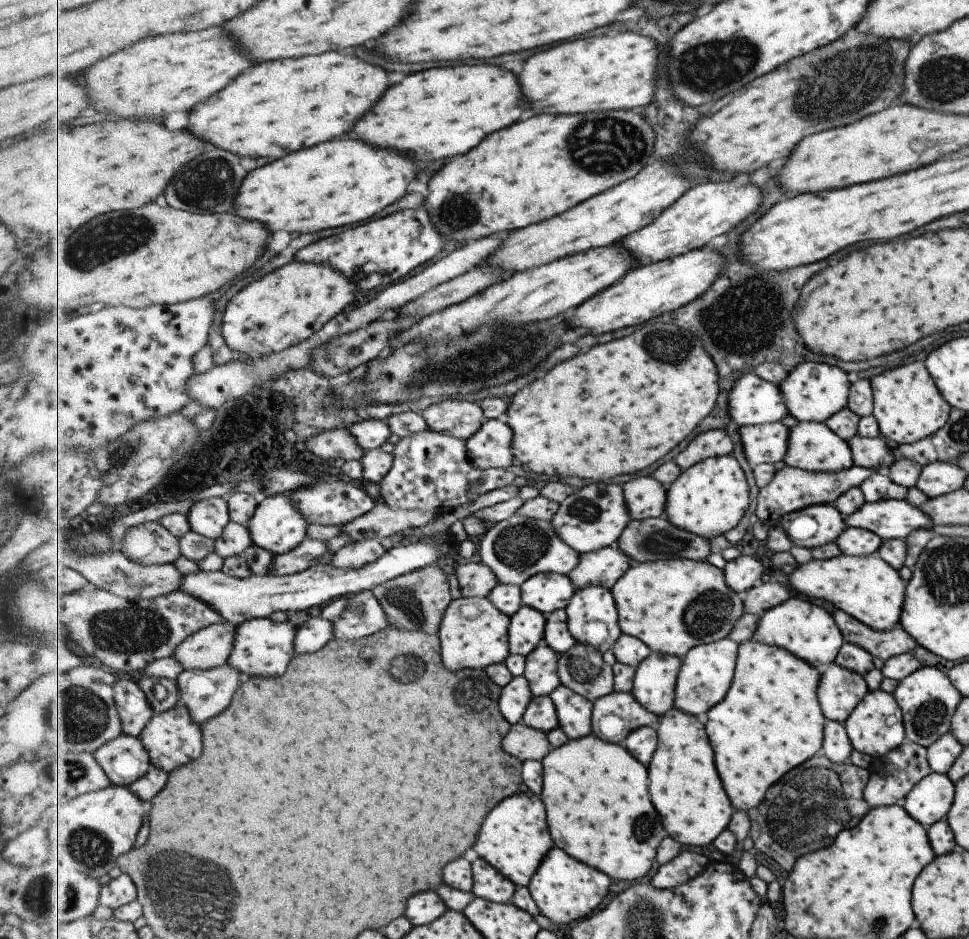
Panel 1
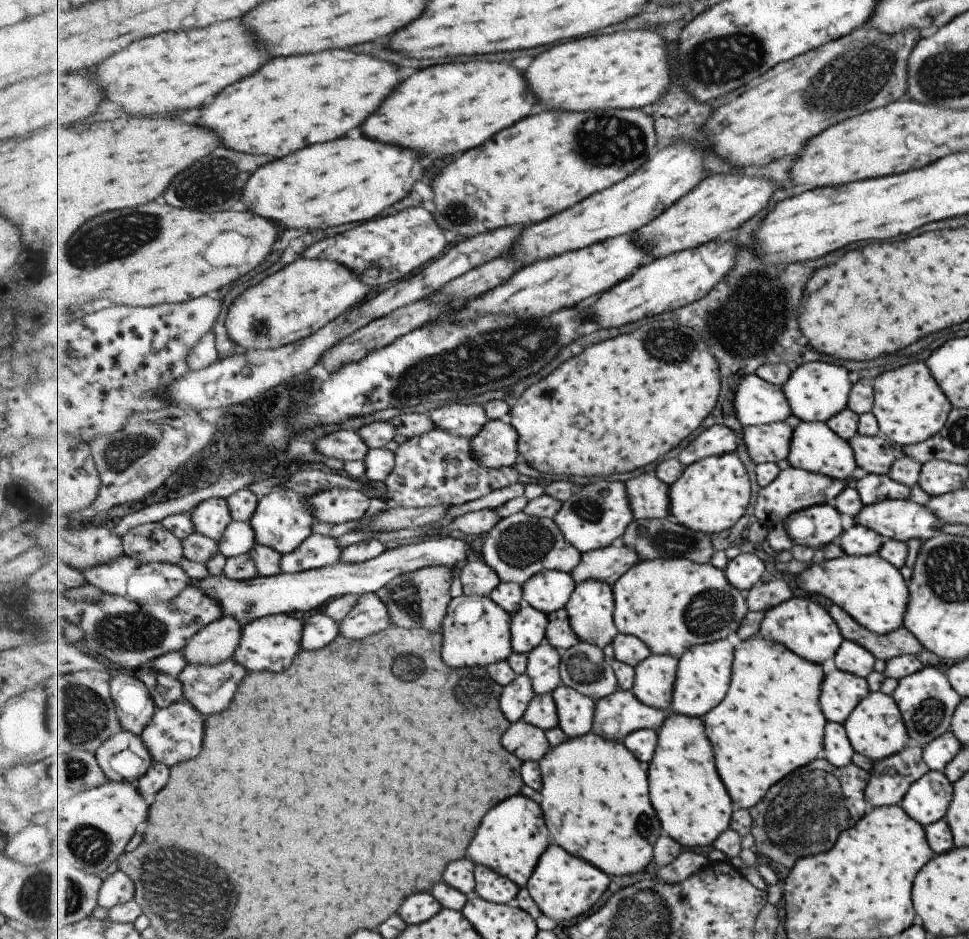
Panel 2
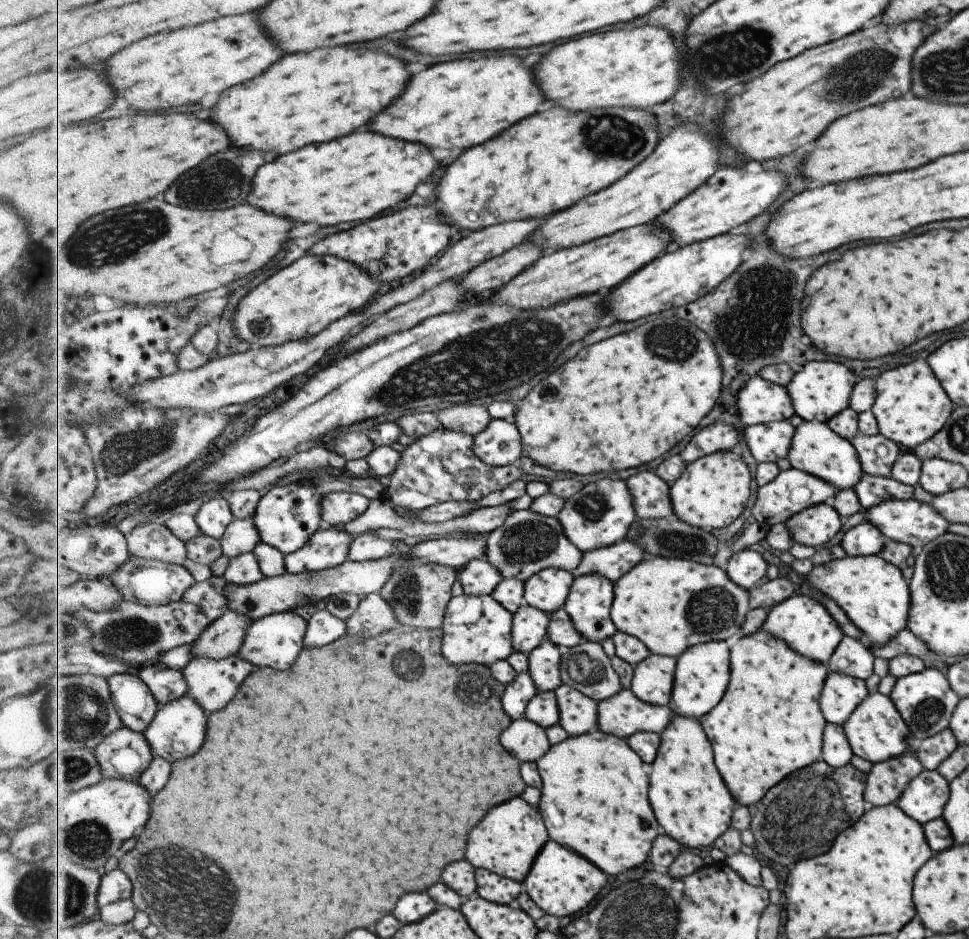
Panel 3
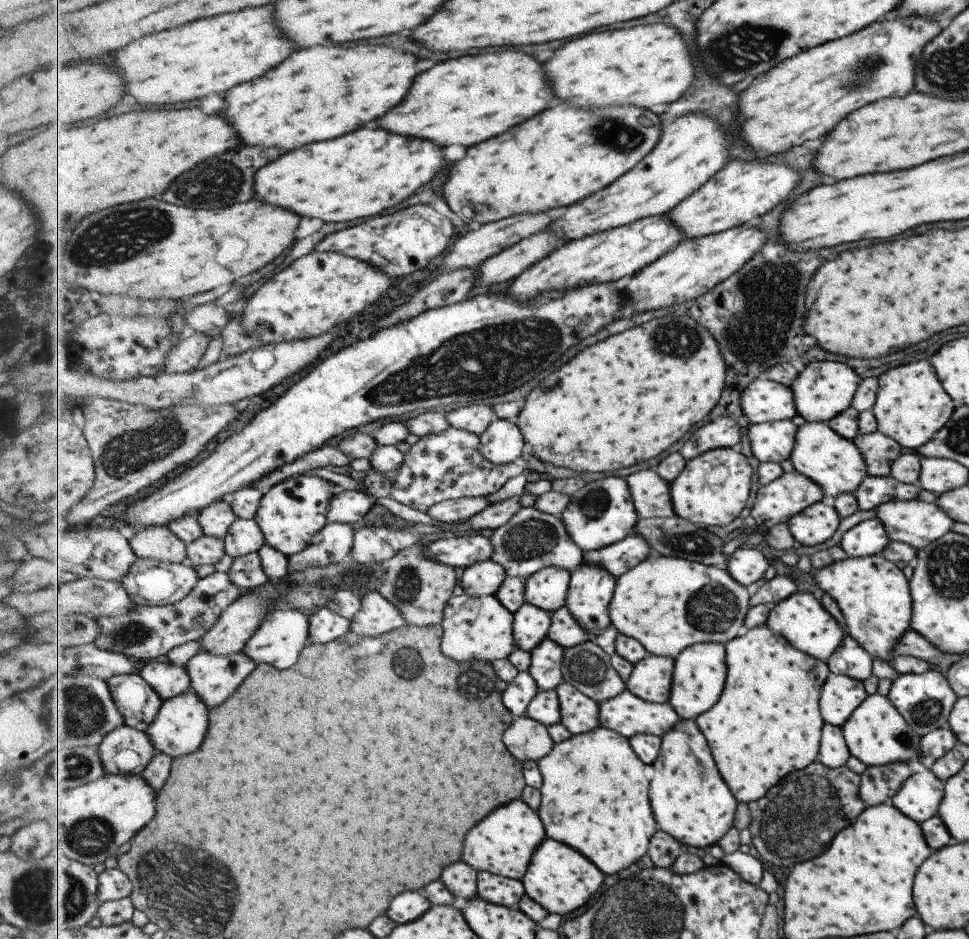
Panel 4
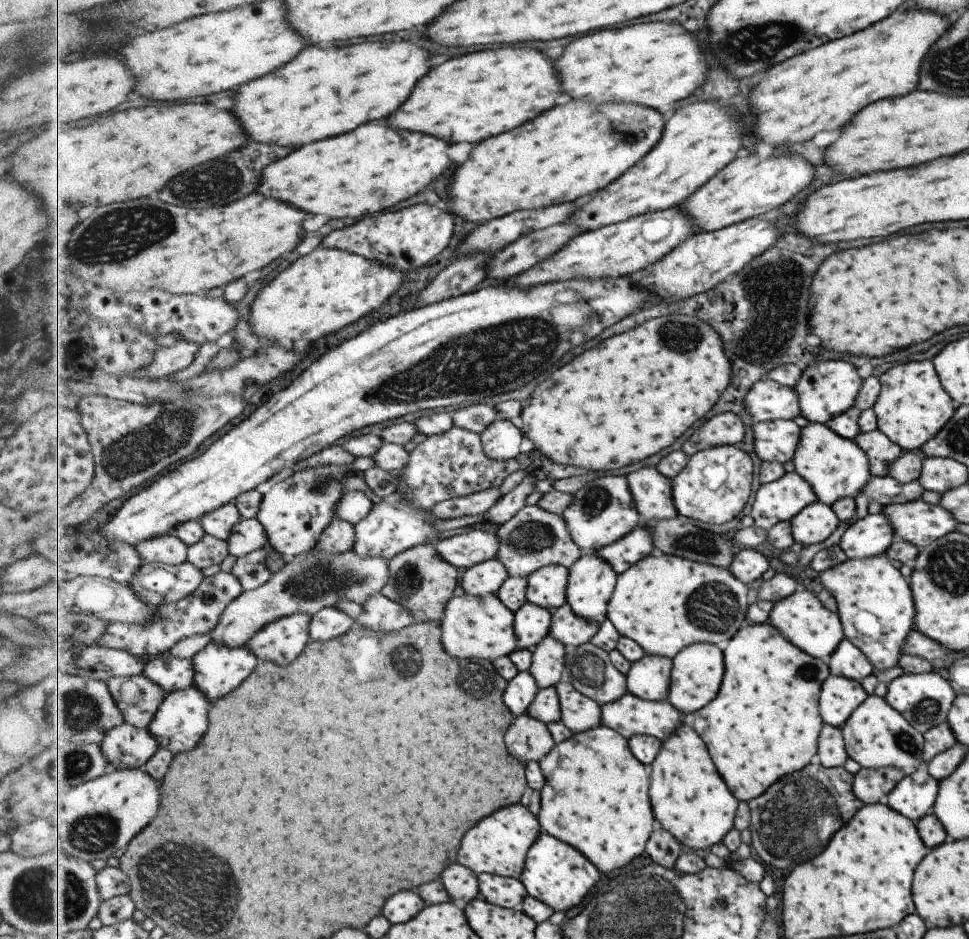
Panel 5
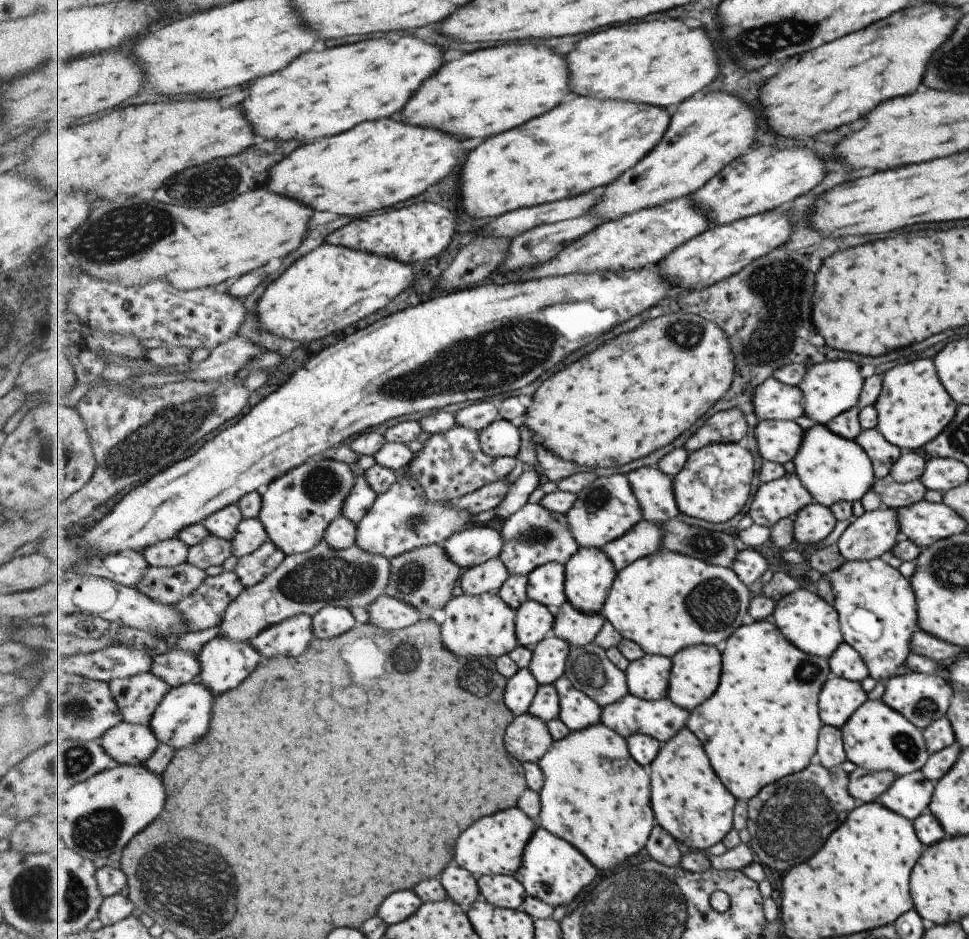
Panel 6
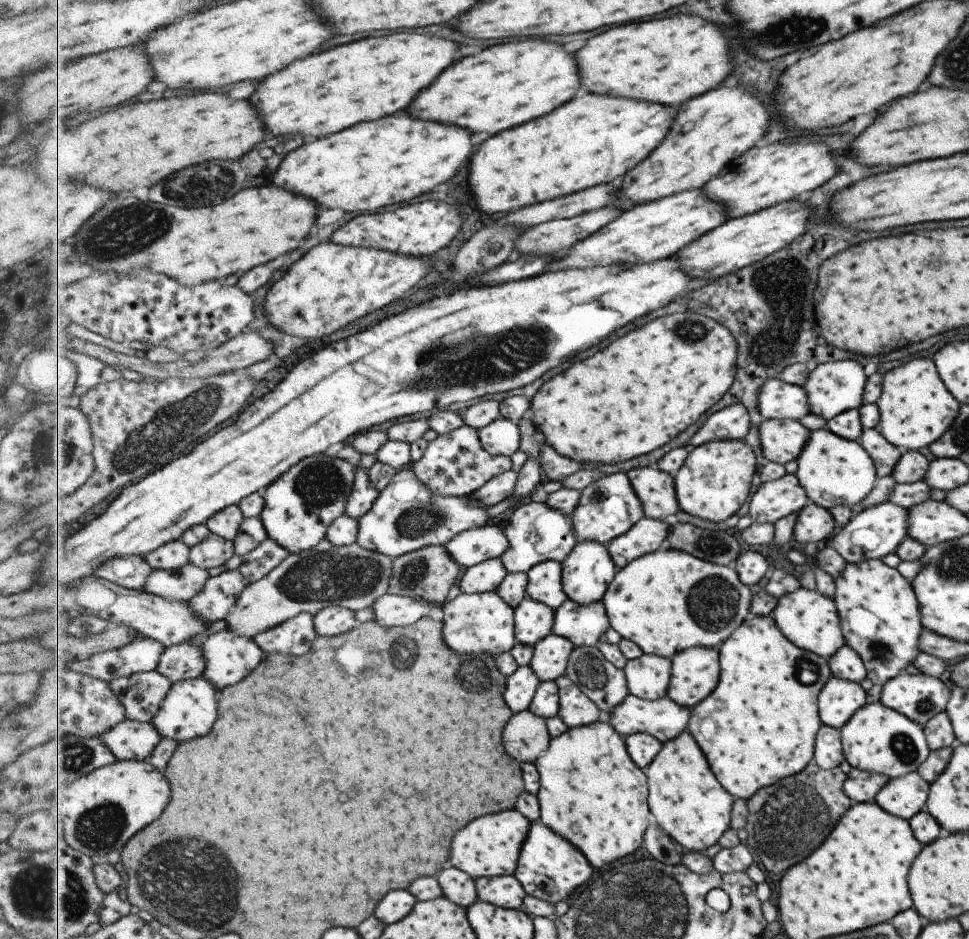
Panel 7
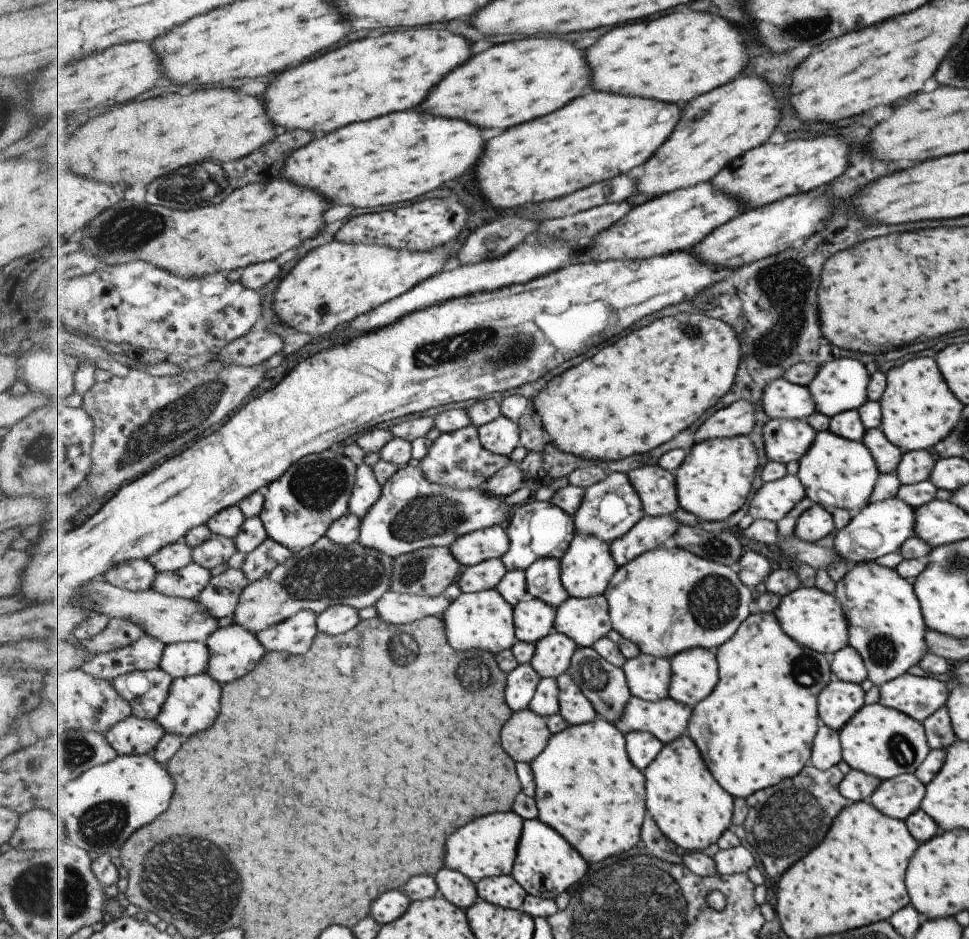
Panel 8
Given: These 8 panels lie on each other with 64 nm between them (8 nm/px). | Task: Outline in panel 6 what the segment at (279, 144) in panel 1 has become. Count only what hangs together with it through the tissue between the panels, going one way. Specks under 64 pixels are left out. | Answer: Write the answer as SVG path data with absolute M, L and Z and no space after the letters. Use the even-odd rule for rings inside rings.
M391 32L391 36L373 38L357 44L327 48L325 52L311 50L298 56L299 60L295 59L295 62L286 66L285 70L249 83L249 96L241 104L241 108L260 138L259 142L263 138L285 142L293 140L293 134L295 138L305 142L337 136L361 122L381 120L393 116L395 112L401 112L401 108L417 92L421 82L441 68L441 54L443 54L441 48L431 46L413 36L401 36L397 32Z

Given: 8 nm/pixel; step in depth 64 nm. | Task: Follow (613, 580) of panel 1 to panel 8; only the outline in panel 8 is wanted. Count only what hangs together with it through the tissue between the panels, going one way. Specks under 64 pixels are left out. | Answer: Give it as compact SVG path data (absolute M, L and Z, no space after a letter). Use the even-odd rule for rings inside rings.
M645 515L625 536L614 540L611 552L618 566L625 566L647 551L659 548L665 540L674 538L681 524L672 515L654 517Z

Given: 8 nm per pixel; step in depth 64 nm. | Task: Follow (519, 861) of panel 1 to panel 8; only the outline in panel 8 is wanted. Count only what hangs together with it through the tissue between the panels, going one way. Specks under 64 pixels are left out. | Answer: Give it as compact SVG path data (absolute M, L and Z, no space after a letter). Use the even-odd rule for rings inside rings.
M496 812L473 820L447 842L445 864L450 869L463 872L477 885L487 877L511 875L518 858L519 843L522 840L525 819L517 812Z

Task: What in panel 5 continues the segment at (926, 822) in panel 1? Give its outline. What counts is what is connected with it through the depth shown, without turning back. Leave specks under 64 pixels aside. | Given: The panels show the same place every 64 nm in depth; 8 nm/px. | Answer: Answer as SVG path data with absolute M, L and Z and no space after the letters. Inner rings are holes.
M921 767L899 780L882 801L901 816L917 822L923 815L931 813L937 789L938 781Z

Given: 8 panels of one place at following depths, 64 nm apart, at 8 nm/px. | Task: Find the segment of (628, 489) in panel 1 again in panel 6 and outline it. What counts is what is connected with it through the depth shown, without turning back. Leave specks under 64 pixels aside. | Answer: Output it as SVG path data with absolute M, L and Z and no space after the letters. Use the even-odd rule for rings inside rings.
M655 467L638 468L628 476L635 496L642 504L645 520L662 524L678 518L680 508L672 476Z

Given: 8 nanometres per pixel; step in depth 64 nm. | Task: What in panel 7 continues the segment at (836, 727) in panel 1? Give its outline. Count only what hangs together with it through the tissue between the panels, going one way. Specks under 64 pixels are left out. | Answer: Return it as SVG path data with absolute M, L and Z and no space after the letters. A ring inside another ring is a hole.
M823 725L815 735L815 758L813 762L822 769L837 767L844 756L839 729Z

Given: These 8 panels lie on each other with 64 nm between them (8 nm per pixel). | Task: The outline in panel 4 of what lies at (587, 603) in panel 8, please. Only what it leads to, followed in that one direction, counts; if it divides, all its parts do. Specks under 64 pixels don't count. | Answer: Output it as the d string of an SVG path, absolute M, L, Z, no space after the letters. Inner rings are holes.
M566 604L552 613L552 616L552 625L548 637L564 648L576 647L585 641L592 640L592 636L587 632L587 629L584 629L580 622L577 622Z

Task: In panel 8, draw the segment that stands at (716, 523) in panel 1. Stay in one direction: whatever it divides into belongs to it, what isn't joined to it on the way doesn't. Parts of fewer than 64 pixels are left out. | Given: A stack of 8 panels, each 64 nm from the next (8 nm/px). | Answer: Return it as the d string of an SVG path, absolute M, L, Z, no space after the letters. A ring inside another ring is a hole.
M749 435L696 443L675 472L680 506L706 521L727 520L747 504L759 472L758 450Z

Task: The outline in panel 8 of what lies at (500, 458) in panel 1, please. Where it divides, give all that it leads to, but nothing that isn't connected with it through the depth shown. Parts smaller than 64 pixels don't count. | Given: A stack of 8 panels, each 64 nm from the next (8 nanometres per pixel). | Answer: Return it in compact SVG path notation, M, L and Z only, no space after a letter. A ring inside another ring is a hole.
M505 415L479 427L478 431L486 449L498 455L511 456L522 444L520 425Z

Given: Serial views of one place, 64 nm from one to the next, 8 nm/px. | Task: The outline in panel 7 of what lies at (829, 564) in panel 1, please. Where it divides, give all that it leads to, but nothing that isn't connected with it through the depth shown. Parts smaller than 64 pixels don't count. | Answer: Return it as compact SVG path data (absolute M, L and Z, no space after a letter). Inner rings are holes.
M864 559L858 563L845 563L845 566L833 578L834 604L839 604L838 616L843 616L843 636L847 636L847 646L858 654L866 670L866 678L872 684L882 685L886 680L903 672L912 658L920 652L918 649L919 631L922 629L918 602L915 593L896 569L885 565L881 559Z

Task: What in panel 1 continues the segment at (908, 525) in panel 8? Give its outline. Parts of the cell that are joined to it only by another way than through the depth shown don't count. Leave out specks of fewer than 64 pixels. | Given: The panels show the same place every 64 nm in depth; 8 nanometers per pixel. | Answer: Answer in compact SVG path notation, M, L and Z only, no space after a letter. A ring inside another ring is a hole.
M847 527L843 529L836 543L843 555L867 556L877 551L882 541L875 533L867 529Z

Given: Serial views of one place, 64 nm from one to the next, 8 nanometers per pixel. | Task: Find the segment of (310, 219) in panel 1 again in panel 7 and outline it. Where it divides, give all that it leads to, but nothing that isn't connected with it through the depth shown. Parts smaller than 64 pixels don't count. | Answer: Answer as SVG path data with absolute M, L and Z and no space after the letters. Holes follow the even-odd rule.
M409 114L387 116L301 146L273 171L273 184L317 201L320 208L343 208L351 214L375 212L442 188L441 182L449 182L474 152L469 132L463 128L415 120Z

